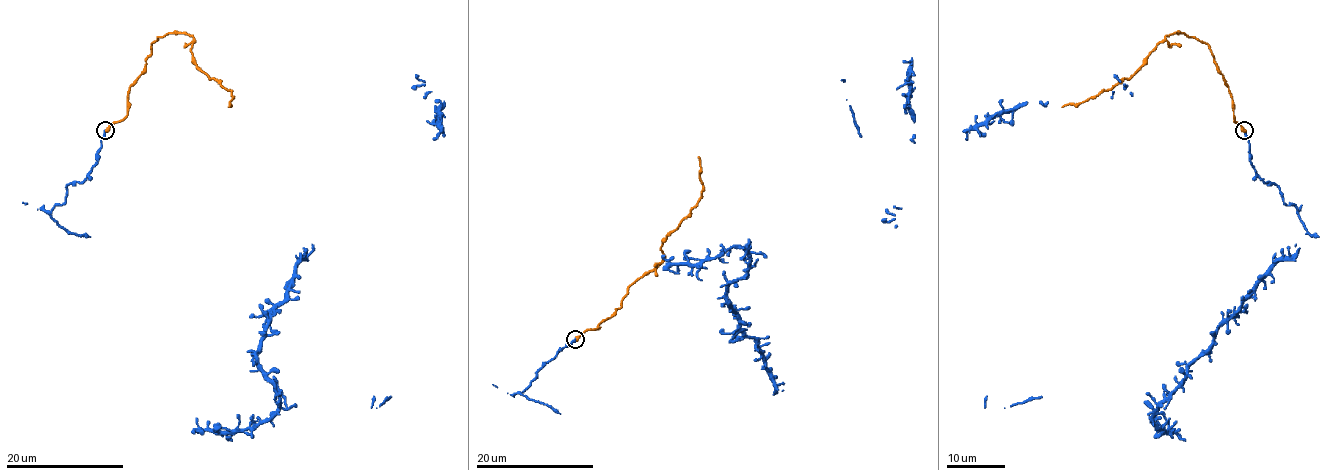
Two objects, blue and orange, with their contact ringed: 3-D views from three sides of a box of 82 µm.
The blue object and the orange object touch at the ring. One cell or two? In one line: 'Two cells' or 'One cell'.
One cell

